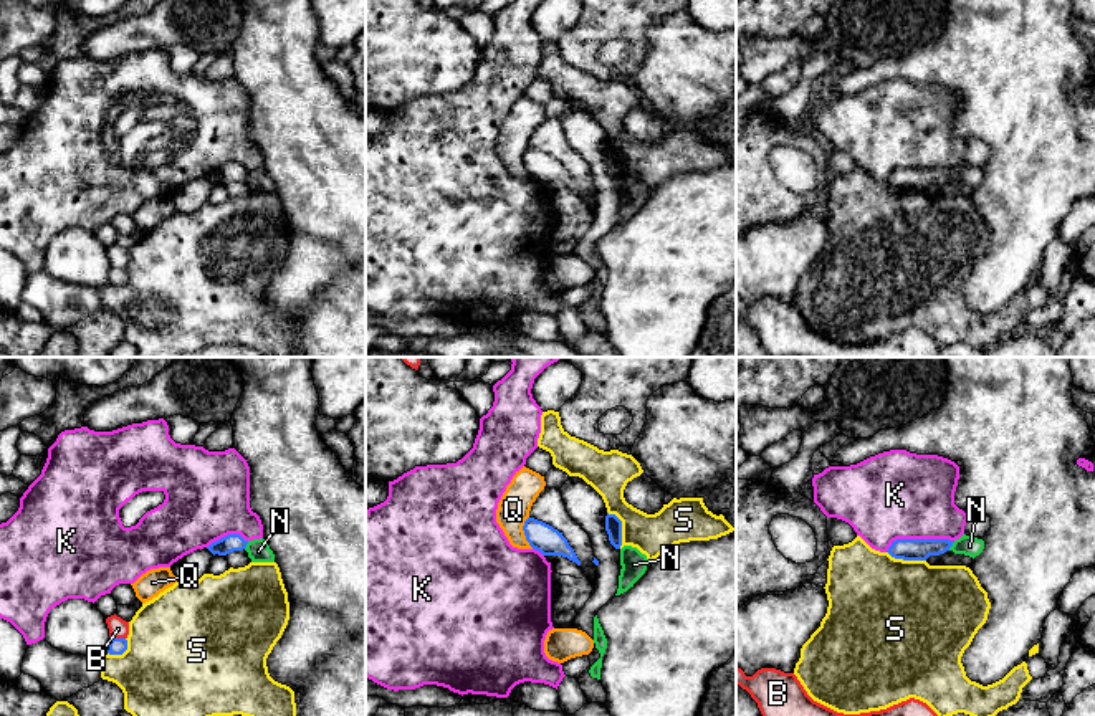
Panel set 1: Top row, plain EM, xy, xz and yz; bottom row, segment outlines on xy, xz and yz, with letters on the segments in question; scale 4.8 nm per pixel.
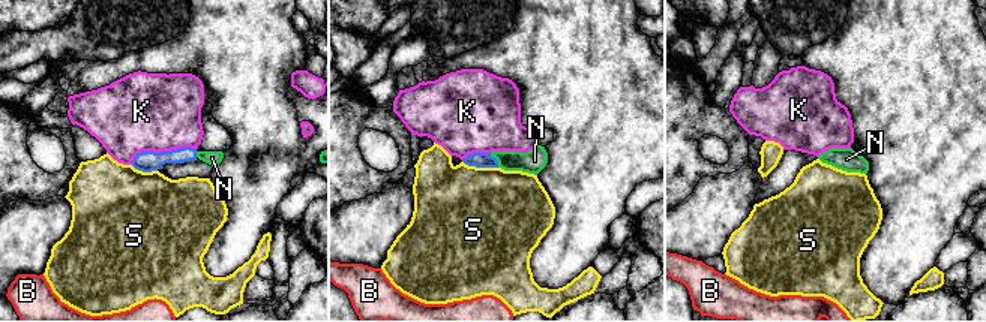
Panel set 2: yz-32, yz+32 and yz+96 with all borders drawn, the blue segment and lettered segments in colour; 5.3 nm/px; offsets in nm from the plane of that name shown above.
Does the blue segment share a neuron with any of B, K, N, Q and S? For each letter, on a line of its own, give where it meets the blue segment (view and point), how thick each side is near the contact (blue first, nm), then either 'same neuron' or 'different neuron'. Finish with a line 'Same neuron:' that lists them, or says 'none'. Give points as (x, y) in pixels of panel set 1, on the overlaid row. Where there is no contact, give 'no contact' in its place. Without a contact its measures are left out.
B: meets blue in xy at (118, 639); 80 nm thick on the blue side, 100 nm on the other; different neuron
K: meets blue in yz at (918, 539); 110 nm thick on the blue side, 440 nm on the other; different neuron
N: meets blue in yz at (951, 544); 110 nm thick on the blue side, 100 nm on the other; different neuron
Q: meets blue in xz at (525, 533); 140 nm thick on the blue side, 160 nm on the other; different neuron
S: meets blue in xz at (621, 528); 80 nm thick on the blue side, 200 nm on the other; different neuron
Same neuron: none

